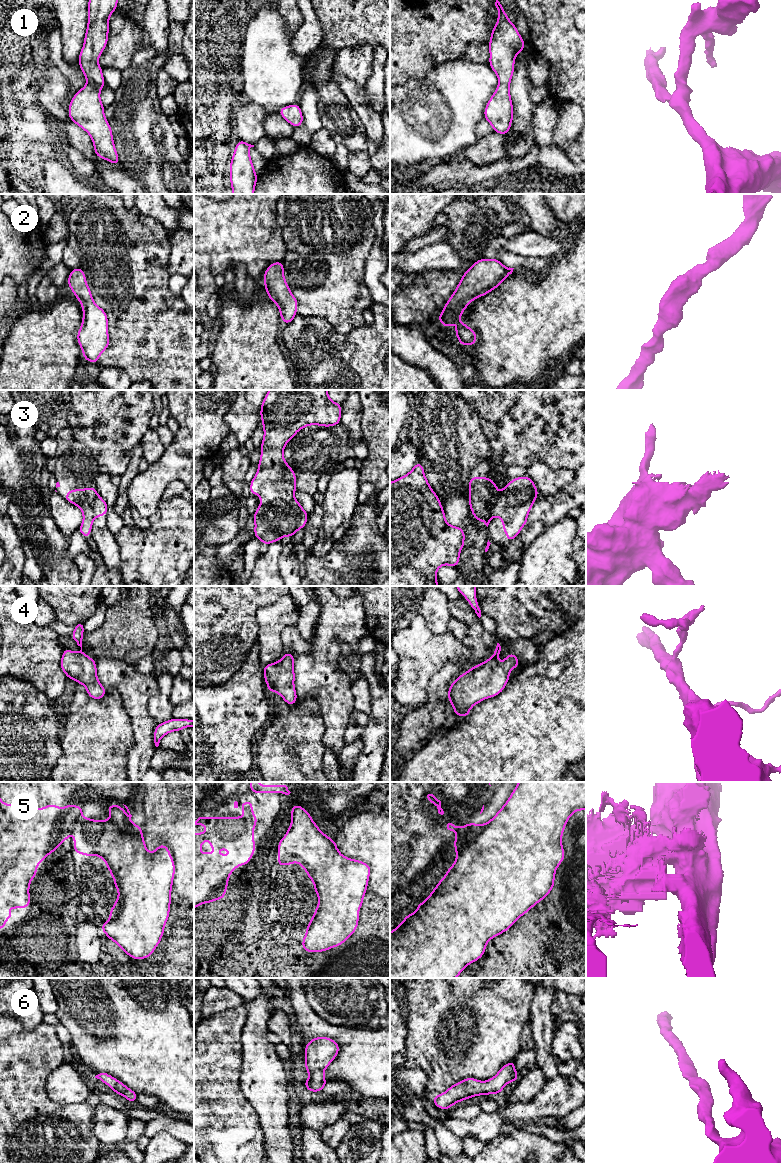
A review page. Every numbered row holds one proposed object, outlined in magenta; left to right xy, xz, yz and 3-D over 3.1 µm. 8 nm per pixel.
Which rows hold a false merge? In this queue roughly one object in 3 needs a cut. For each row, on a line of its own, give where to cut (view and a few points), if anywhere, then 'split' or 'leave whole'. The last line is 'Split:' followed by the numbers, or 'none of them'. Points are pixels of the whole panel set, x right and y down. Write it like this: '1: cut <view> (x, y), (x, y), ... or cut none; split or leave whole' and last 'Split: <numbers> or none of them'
1: cut none; leave whole
2: cut none; leave whole
3: cut xz (293, 497), (289, 500), (275, 499), (264, 504); split
4: cut none; leave whole
5: cut yz (493, 818), (493, 867), (478, 869), (461, 856), (456, 859); split
6: cut none; leave whole
Split: 3, 5

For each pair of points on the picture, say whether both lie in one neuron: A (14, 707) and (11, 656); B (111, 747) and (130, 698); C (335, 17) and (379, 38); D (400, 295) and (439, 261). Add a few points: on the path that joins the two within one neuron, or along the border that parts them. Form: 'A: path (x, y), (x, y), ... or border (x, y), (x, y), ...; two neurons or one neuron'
A: border (10, 675), (25, 679), (34, 685); two neurons
B: border (115, 689), (130, 718), (132, 733); two neurons
C: path (346, 17), (358, 17), (368, 27); one neuron
D: border (453, 269), (423, 269), (407, 272); two neurons

